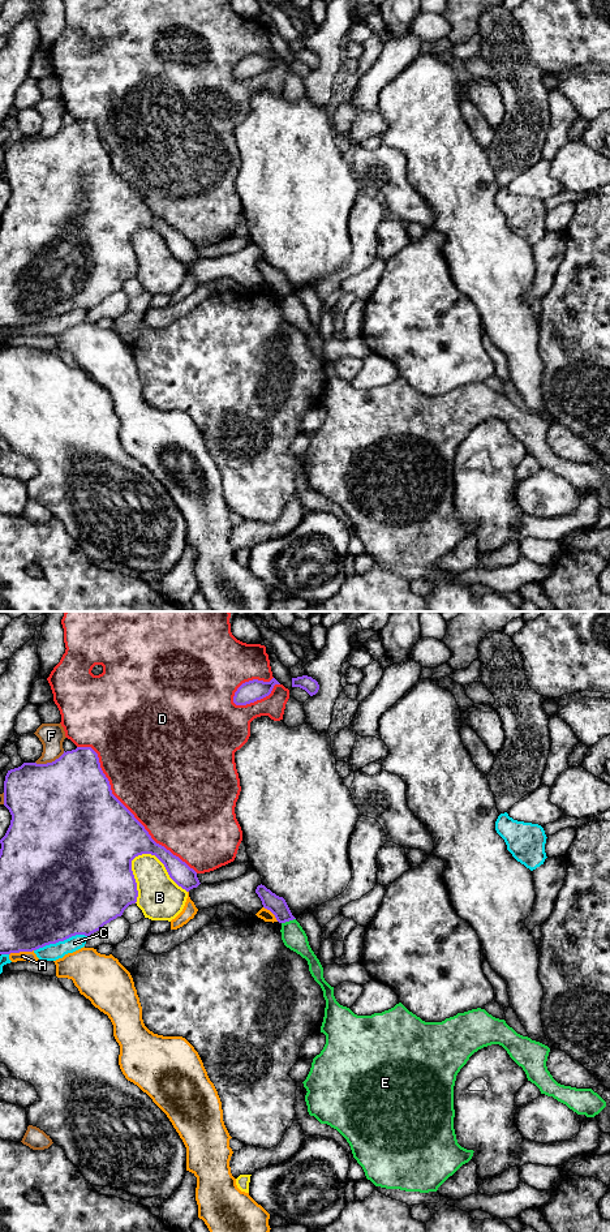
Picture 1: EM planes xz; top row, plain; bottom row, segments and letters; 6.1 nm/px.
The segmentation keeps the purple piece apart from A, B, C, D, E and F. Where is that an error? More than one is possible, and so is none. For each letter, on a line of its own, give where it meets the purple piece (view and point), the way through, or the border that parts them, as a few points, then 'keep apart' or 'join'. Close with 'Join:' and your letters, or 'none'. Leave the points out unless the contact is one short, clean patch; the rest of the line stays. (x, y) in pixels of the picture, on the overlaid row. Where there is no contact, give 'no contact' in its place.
A: meets purple in xz at (21, 951); keep apart
B: meets purple in xz at (162, 862); keep apart
C: meets purple in xz at (60, 940); keep apart
D: meets purple in xz at (127, 808); keep apart
E: meets purple in xz at (288, 921); keep apart
F: meets purple in xz at (50, 763); keep apart
Join: none

